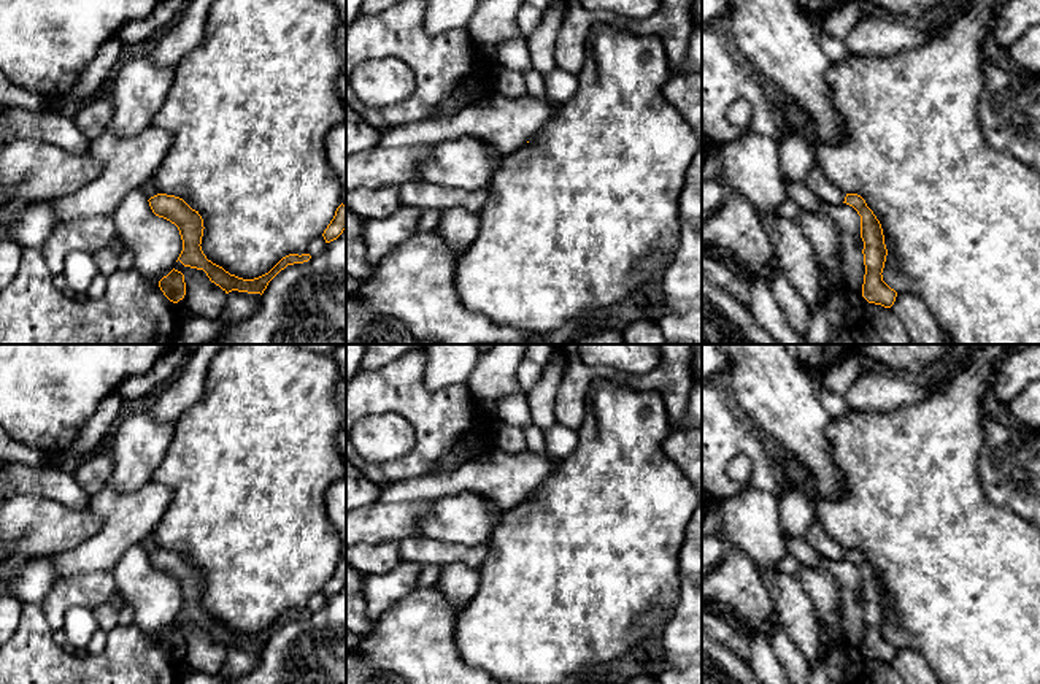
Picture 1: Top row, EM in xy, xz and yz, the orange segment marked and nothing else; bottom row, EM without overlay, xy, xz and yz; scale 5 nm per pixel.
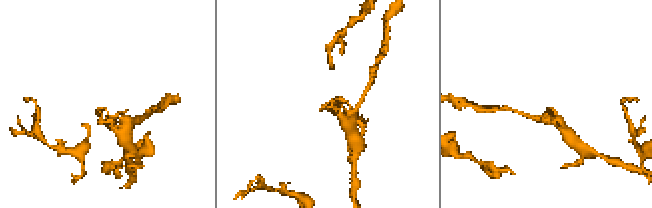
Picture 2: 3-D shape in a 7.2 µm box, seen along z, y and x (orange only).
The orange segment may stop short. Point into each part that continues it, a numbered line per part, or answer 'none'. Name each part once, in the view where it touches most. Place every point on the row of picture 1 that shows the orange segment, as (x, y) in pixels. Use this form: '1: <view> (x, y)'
none

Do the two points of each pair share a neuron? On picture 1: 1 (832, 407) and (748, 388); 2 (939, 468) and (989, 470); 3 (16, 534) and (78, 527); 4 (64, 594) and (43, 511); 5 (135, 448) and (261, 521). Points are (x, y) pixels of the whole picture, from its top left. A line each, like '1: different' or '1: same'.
1: different
2: different
3: same
4: different
5: different

